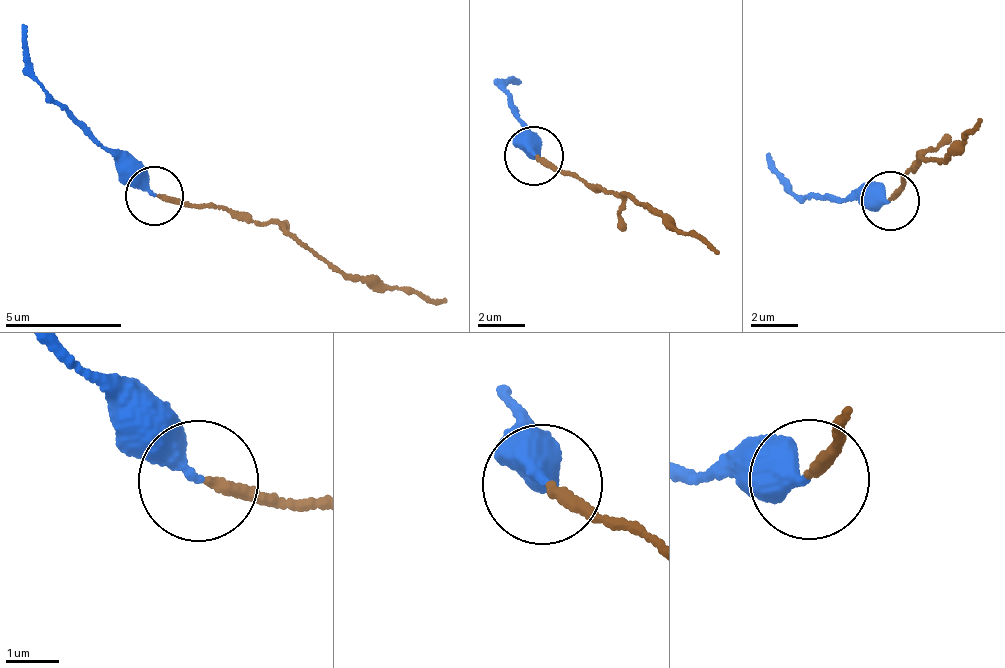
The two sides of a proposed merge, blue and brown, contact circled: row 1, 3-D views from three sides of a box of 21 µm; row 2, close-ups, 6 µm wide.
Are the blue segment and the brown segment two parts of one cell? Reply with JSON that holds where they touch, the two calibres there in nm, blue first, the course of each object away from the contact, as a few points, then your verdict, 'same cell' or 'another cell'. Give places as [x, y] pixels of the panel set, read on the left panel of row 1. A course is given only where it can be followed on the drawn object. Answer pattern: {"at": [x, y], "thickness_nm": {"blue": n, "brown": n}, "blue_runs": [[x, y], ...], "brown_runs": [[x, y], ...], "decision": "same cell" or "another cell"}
{"at": [154, 195], "thickness_nm": {"blue": 300, "brown": 220}, "blue_runs": [[152, 194], [42, 87], [23, 22]], "brown_runs": [[158, 193], [279, 223], [341, 270], [446, 299]], "decision": "same cell"}

